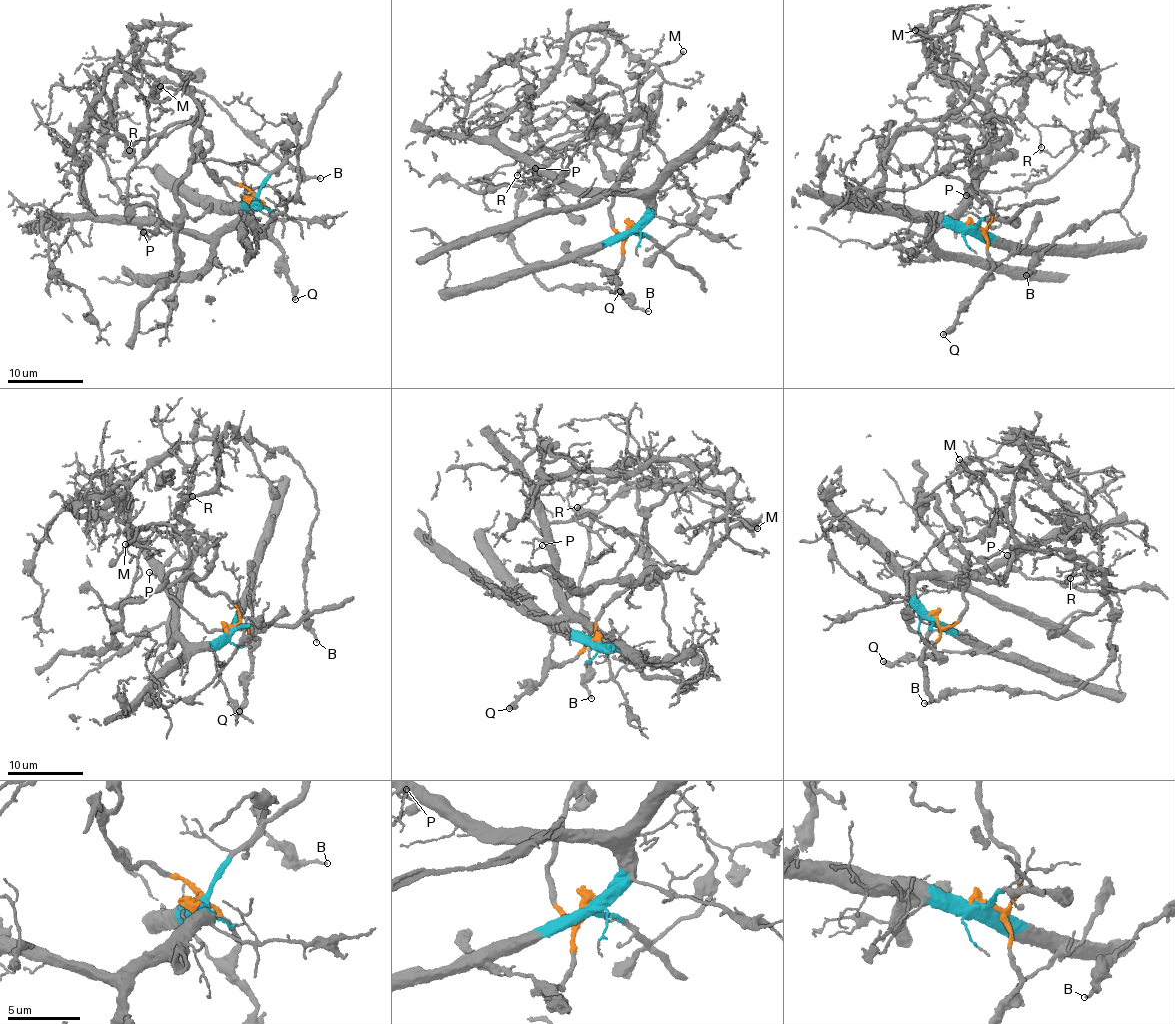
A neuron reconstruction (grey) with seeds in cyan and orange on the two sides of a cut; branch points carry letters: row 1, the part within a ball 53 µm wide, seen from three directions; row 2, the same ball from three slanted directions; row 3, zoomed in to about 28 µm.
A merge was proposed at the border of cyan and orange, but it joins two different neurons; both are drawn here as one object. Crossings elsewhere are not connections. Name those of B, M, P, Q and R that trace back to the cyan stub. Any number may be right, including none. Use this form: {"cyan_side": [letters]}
{"cyan_side": ["P", "R"]}

